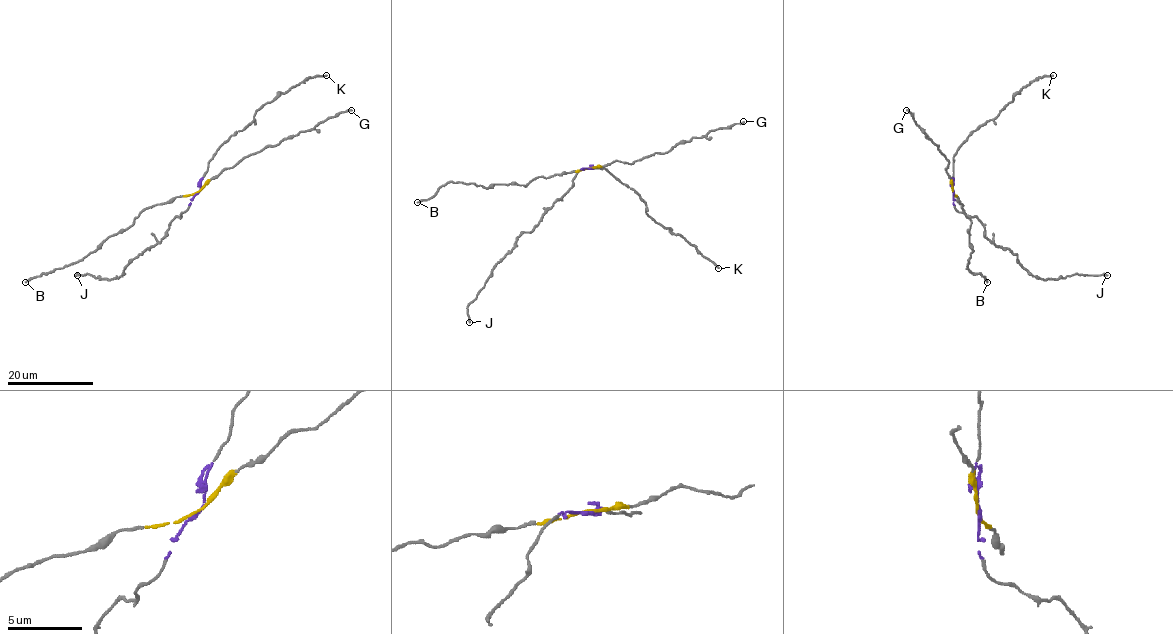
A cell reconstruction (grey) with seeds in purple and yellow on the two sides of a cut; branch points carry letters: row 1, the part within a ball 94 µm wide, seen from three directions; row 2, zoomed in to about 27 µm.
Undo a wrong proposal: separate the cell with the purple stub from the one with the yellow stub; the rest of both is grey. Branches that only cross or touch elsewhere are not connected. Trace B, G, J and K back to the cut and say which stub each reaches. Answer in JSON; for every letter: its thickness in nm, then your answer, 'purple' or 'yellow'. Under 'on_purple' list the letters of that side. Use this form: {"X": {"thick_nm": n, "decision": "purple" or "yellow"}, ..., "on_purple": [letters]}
{"B": {"thick_nm": 160, "decision": "yellow"}, "G": {"thick_nm": 200, "decision": "yellow"}, "J": {"thick_nm": 280, "decision": "purple"}, "K": {"thick_nm": 140, "decision": "purple"}, "on_purple": ["J", "K"]}

